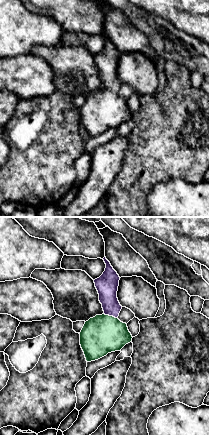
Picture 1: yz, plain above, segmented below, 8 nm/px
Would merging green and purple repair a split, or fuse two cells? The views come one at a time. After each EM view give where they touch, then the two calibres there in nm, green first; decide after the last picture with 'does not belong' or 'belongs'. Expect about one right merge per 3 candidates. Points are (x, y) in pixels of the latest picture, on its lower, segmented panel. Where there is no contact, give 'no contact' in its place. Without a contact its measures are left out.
contact (111, 316); calibres 320 and 180 nm

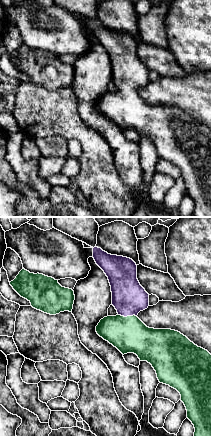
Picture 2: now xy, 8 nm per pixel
contact (127, 316); calibres 300 and 280 nm

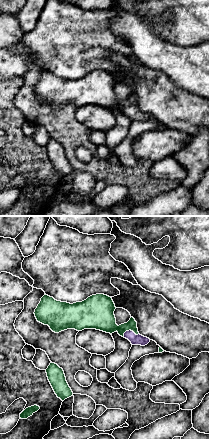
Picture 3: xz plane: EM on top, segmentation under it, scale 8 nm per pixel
contact (129, 329); calibres 220 and 80 nm

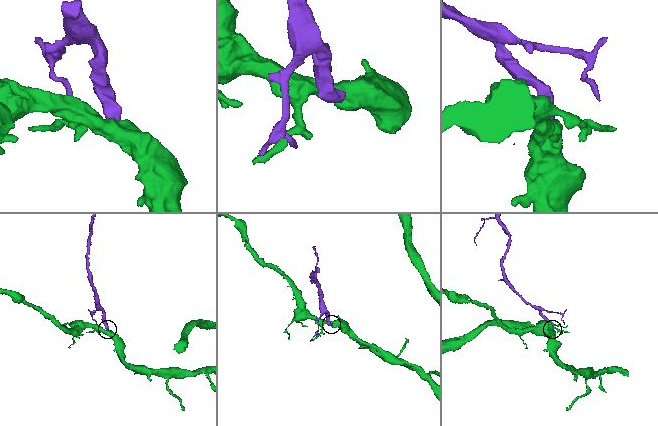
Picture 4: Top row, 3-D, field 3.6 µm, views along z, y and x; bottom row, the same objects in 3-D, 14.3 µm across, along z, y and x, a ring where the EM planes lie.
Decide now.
belongs

